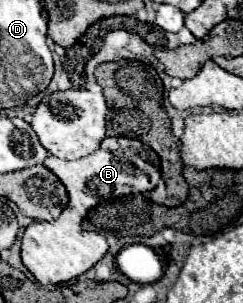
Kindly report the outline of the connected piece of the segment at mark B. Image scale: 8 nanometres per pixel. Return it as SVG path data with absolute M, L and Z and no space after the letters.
M105 137L95 153L73 161L49 155L43 165L63 181L69 193L69 203L55 221L35 221L25 229L21 239L21 259L43 287L53 287L87 273L109 249L107 239L101 233L83 231L81 221L87 211L113 197L155 189L161 179L161 171L157 153L139 139L129 137Z

